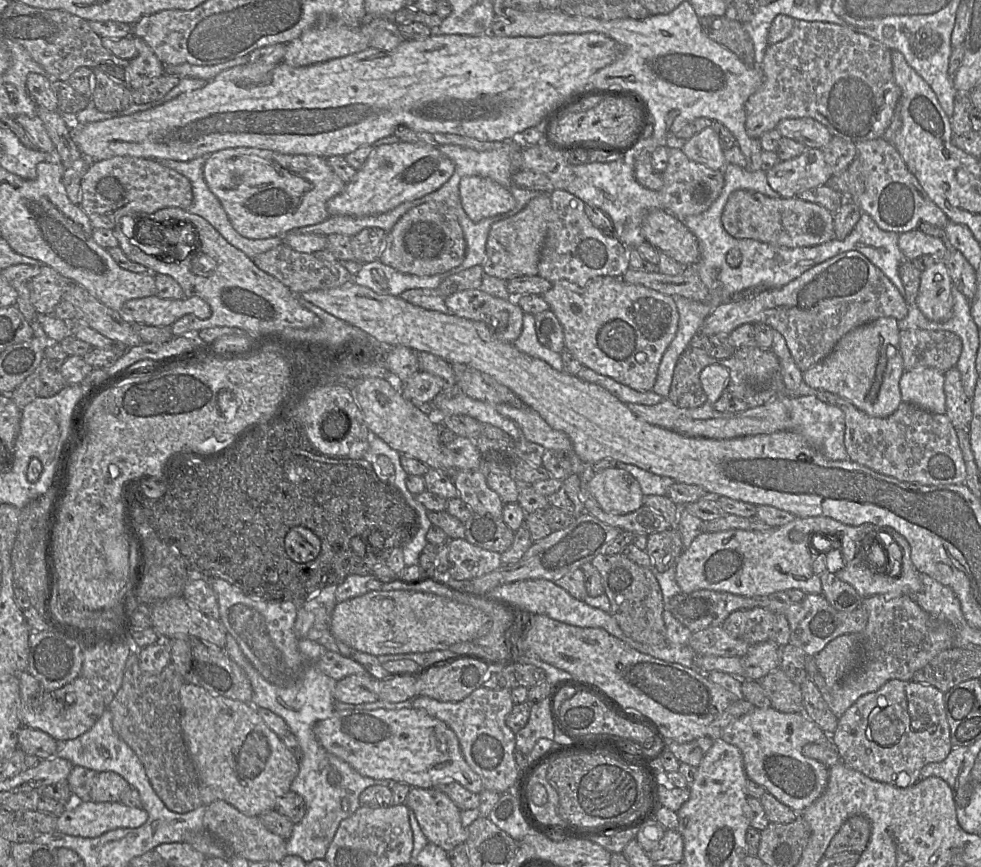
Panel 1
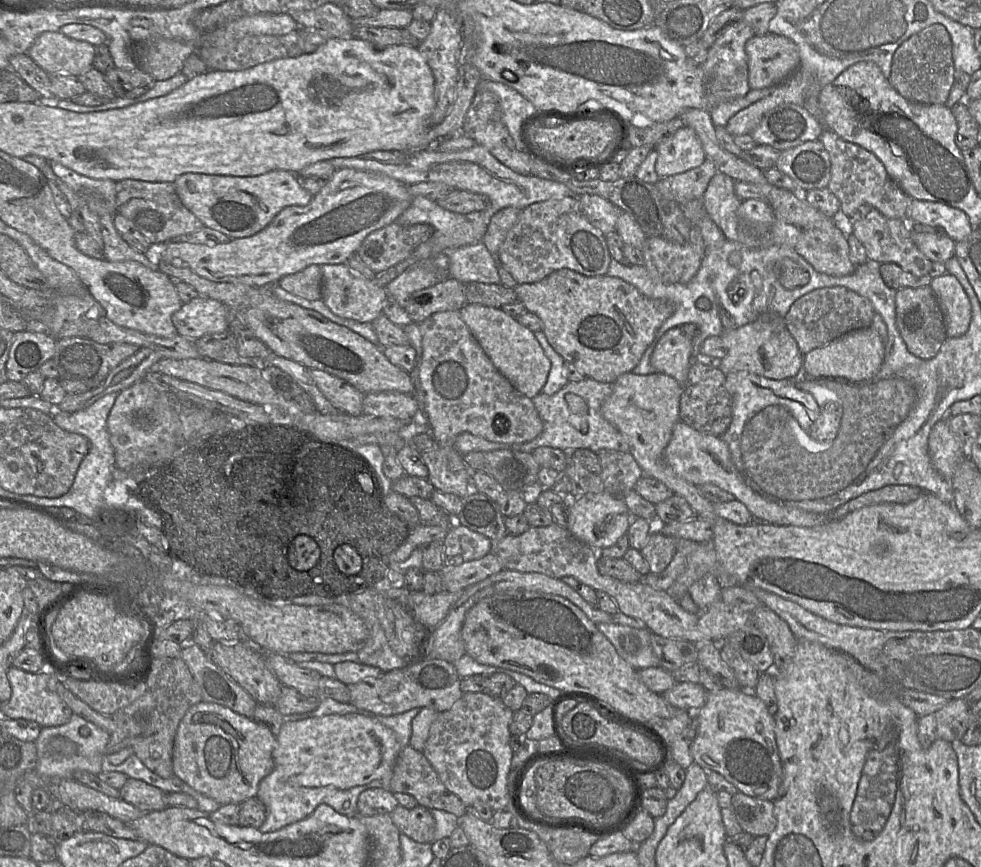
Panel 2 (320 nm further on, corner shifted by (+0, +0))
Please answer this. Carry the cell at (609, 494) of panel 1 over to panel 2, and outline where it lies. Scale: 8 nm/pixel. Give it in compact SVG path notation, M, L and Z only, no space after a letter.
M606 491L588 493L578 498L569 499L569 506L568 530L577 539L597 551L614 545L622 536L626 535L633 519L624 499Z

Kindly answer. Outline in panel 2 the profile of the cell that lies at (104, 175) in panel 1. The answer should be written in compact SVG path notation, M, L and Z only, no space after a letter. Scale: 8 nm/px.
M126 179L116 182L116 214L130 220L150 244L169 242L204 227L179 199L171 182Z

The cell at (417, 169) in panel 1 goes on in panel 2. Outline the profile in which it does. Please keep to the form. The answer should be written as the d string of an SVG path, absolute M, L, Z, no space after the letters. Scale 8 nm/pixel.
M352 168L338 169L308 205L284 208L255 235L216 245L171 240L164 242L167 246L162 259L174 266L187 266L197 275L214 282L239 283L253 287L272 286L282 277L297 273L310 265L346 263L368 234L396 222L412 200L408 186L389 176Z

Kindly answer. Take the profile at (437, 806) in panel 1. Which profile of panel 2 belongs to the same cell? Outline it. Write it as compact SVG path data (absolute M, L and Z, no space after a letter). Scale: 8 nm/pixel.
M398 805L390 816L400 833L419 843L434 842L436 823L430 809L421 805L407 809Z

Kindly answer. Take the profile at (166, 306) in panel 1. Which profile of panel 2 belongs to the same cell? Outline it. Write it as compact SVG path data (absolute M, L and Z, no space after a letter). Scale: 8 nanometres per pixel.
M198 296L183 303L172 322L178 335L189 339L221 334L228 329L228 309L217 300Z

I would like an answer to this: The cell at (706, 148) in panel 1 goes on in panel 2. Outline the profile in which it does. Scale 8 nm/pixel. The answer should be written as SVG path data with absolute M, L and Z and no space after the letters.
M687 126L656 145L658 153L655 170L660 178L686 172L700 166L706 159L696 132Z

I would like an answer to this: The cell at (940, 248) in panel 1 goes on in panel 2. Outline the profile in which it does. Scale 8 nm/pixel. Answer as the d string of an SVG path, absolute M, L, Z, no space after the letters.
M861 205L847 224L848 230L863 244L868 259L880 264L894 263L904 271L921 277L928 275L932 262L914 244L912 233L912 222L909 219L892 219L882 215L871 205Z

